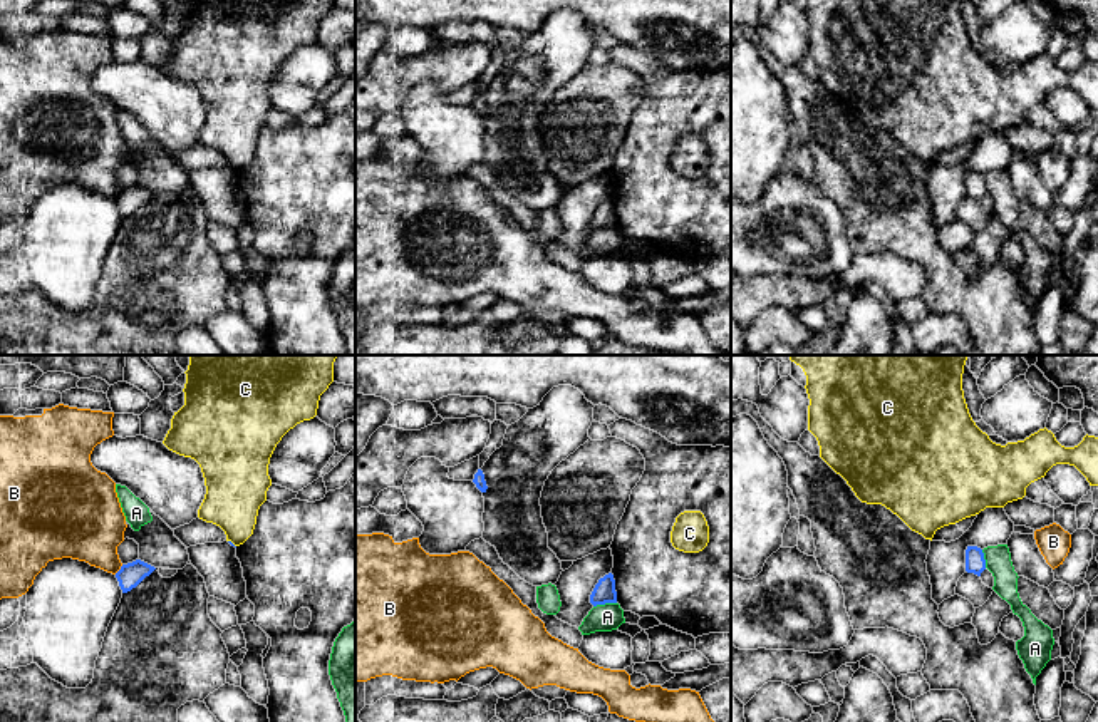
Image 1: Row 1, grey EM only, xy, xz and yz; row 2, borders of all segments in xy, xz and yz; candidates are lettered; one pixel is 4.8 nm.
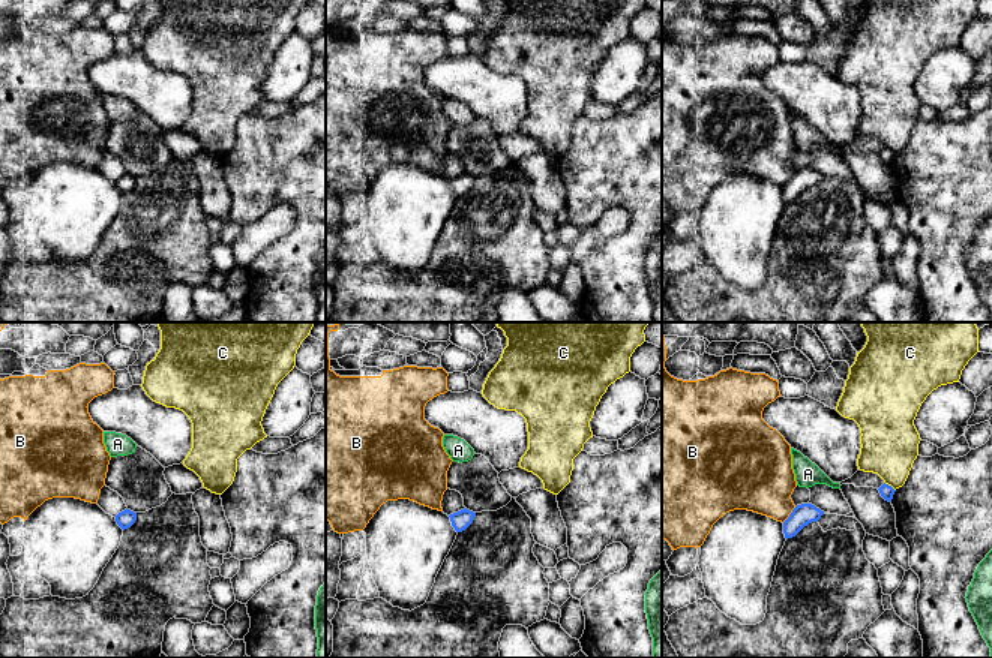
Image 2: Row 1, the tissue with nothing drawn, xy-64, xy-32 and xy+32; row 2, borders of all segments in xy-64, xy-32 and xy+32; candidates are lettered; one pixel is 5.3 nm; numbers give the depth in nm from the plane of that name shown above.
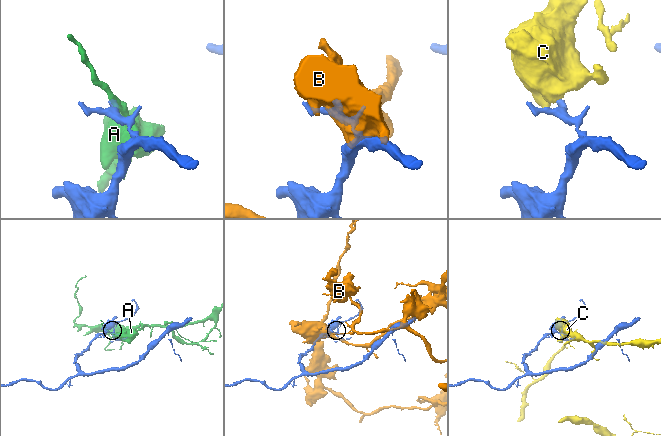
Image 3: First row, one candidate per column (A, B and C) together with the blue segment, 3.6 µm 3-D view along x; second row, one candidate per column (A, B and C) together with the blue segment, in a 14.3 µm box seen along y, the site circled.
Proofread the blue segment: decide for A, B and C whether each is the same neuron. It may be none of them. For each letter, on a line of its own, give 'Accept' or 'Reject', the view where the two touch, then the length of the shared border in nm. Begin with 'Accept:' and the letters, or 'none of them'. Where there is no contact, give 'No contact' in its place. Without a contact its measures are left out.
Accept: none of them
A: Reject. Touches blue in xz. Shared border 110 nm
B: Reject. Touches blue in xy. Shared border 60 nm
C: Reject. Touches blue in xy. Shared border 50 nm

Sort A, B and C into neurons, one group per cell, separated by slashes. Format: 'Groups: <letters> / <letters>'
Groups: A / B / C

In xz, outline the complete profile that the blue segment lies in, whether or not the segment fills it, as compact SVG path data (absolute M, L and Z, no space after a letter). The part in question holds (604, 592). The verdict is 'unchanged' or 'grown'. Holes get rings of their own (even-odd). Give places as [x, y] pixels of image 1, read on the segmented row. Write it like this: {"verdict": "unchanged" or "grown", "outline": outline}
{"verdict": "unchanged", "outline": "M612 573L598 580L590 595L590 603L593 606L605 603L617 603L615 580Z"}

